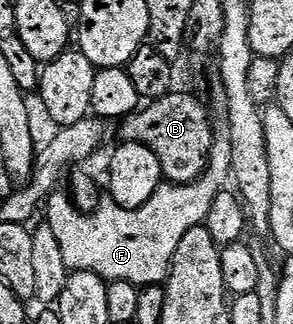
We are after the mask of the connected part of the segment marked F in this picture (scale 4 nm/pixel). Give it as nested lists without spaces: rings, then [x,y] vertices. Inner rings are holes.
[[[227,151],[217,153],[216,159],[209,165],[208,171],[191,184],[163,183],[156,194],[137,210],[127,210],[124,206],[111,205],[99,207],[92,213],[78,209],[73,199],[60,190],[49,194],[45,206],[46,224],[56,236],[57,244],[63,256],[63,262],[71,271],[89,271],[97,274],[107,282],[128,282],[139,288],[161,285],[167,281],[171,271],[172,256],[183,236],[191,228],[203,225],[219,201],[218,194],[232,180],[231,156]]]

